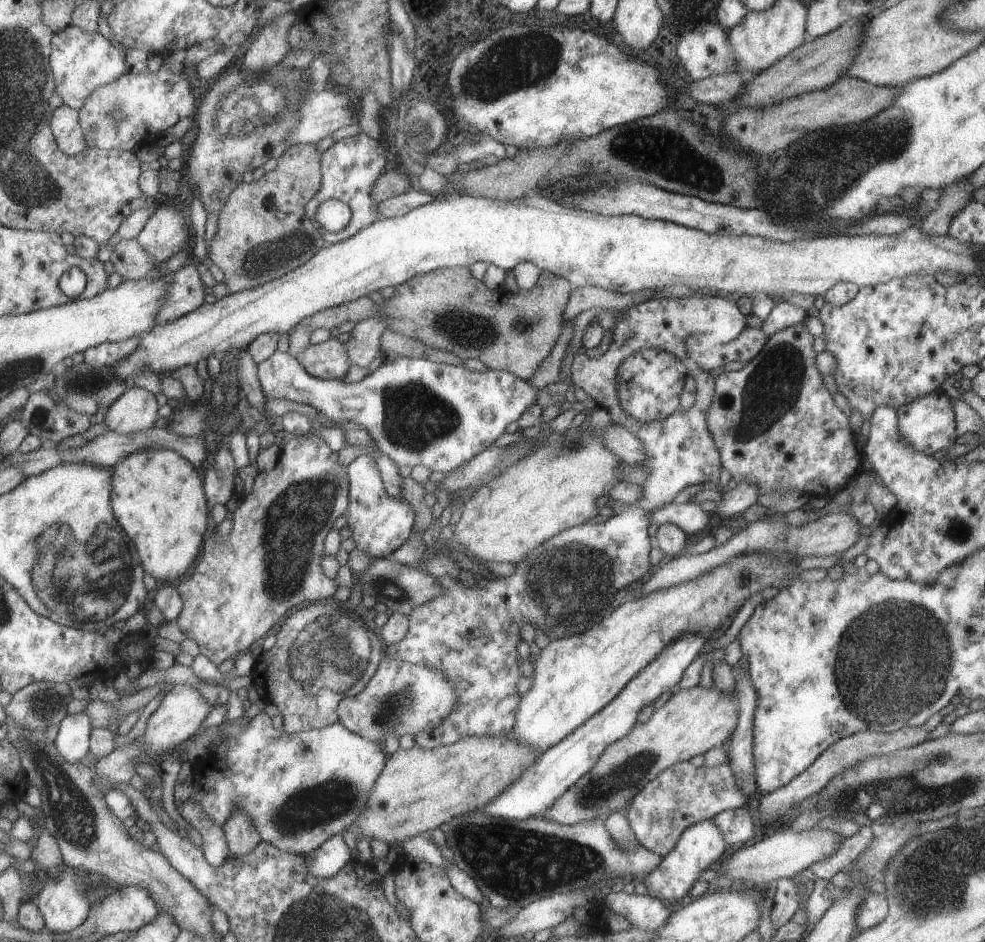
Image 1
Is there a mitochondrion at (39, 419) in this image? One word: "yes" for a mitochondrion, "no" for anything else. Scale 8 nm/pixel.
yes

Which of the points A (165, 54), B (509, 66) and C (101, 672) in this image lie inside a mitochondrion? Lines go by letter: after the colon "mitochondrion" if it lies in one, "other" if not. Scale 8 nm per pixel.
A: other
B: mitochondrion
C: other

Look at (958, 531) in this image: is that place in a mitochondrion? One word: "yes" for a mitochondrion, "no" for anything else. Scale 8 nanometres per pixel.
yes

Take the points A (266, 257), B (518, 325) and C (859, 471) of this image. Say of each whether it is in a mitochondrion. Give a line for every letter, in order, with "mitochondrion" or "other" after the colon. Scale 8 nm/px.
A: mitochondrion
B: mitochondrion
C: other

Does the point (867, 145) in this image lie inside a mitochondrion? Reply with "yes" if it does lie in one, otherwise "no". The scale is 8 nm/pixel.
yes

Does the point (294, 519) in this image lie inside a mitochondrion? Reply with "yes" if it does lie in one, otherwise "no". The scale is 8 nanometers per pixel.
yes

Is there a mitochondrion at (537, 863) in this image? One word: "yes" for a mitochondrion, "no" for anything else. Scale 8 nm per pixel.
yes

